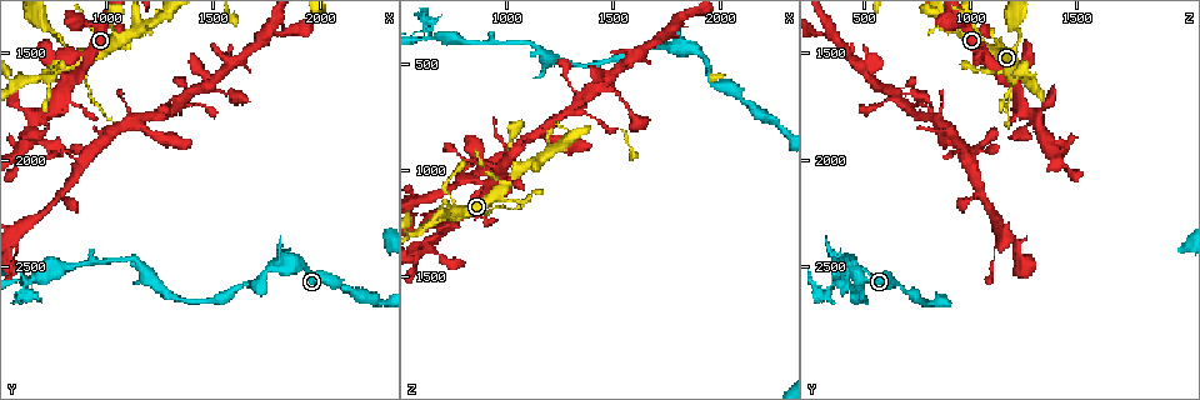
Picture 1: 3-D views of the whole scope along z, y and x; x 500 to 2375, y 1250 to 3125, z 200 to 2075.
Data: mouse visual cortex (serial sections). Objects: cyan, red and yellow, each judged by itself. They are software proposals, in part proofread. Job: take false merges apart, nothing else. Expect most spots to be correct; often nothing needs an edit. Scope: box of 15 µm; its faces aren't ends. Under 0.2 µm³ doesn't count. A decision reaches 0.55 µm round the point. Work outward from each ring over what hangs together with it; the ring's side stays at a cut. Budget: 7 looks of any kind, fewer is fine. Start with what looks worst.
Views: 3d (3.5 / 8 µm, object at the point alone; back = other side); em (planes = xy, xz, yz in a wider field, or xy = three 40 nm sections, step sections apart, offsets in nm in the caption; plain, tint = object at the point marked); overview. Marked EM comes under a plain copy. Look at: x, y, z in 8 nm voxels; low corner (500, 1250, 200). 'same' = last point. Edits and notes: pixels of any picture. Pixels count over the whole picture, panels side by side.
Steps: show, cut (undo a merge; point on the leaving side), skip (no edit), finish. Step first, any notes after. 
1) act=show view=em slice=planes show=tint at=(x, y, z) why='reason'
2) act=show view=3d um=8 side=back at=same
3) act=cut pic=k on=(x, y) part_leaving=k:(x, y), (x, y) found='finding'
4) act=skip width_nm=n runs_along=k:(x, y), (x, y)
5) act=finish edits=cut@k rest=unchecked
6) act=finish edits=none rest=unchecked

act=show view=3d um=3.5 at=(1640, 2600, 440) why='a narrow waist'

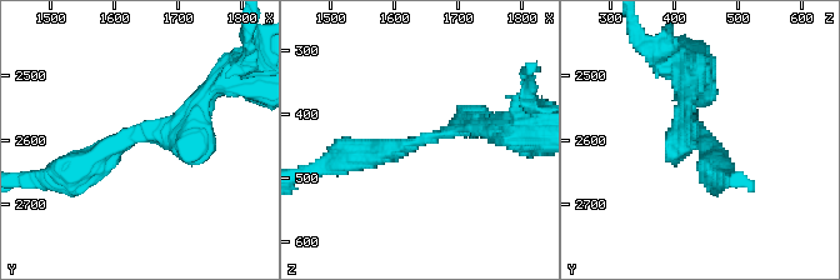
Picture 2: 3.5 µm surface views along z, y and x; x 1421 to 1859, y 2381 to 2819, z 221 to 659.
act=show view=em slice=xy step=2 show=tint at=(1660, 2585, 435) arm_widths_nm=250,300

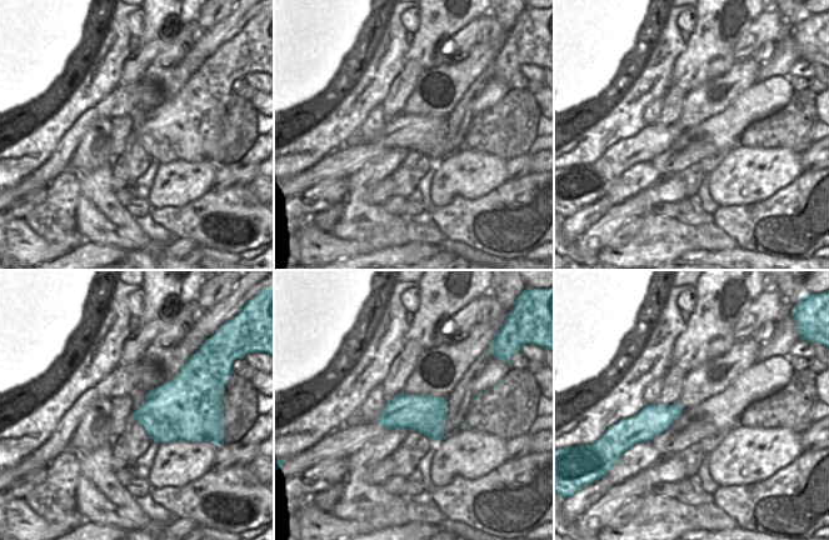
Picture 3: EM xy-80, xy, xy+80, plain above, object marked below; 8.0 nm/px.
act=skip width_nm=300 runs_along=2:(206, 95), (80, 164) found='continuous, no second cell'

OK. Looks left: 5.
act=show view=3d um=3.5 at=(840, 1620, 1180) why='two arms in line, one across'

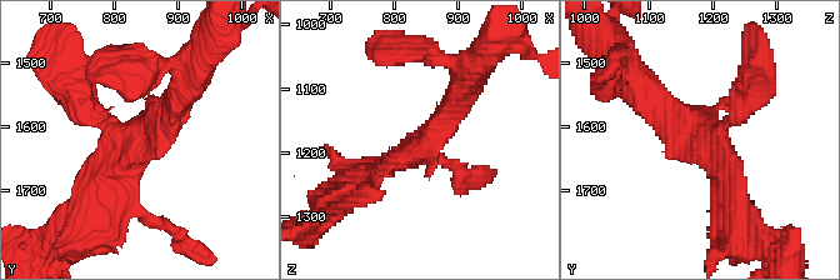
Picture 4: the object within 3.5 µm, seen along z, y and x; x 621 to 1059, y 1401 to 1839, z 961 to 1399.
act=show view=em slice=planes show=tint at=(855, 1625, 1185)

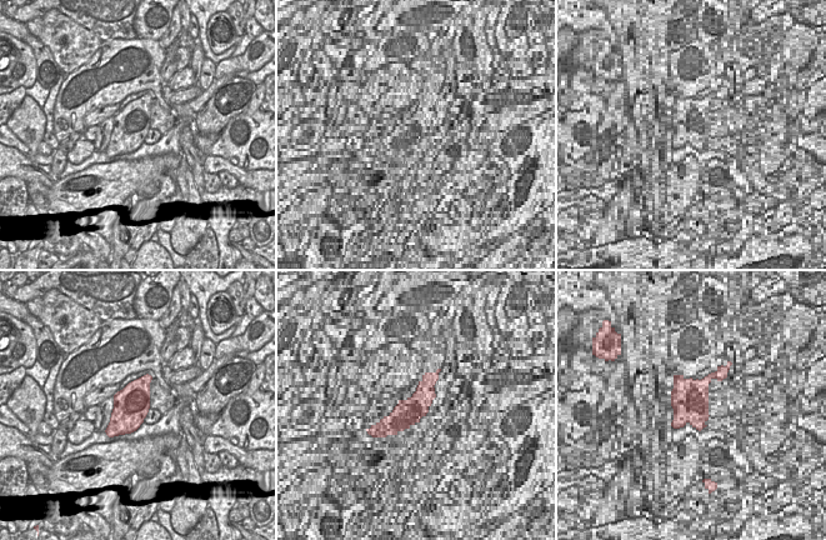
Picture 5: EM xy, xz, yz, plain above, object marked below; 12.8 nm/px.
act=show view=em slice=xy step=3 show=tint at=same

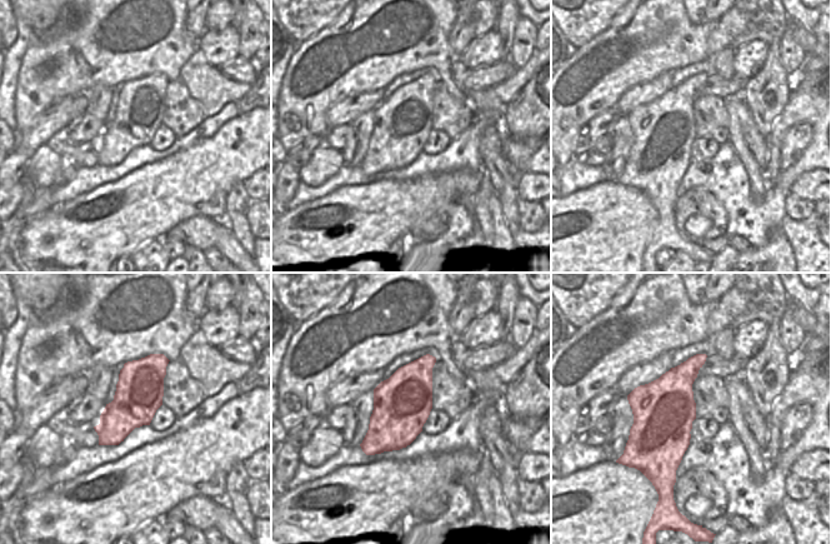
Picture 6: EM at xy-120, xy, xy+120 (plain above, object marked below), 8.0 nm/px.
act=skip runs_along=4:(181, 93), (161, 128), (89, 200) found='all the same cell'

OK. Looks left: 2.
act=show view=3d um=8 at=(2280, 2670, 790)

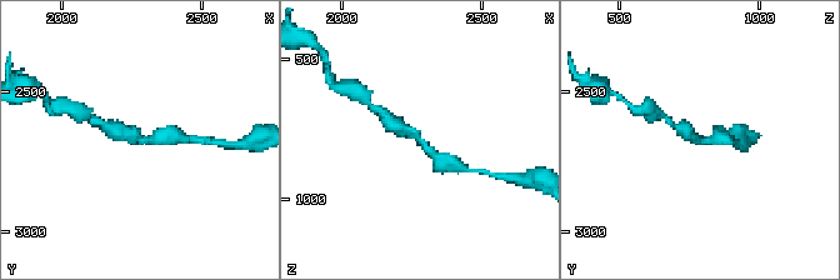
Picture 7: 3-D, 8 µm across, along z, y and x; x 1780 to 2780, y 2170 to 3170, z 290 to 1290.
act=show view=em slice=xy step=1 show=tint at=(2280, 2670, 800) arm_widths_nm=400,400 why='need the tissue'

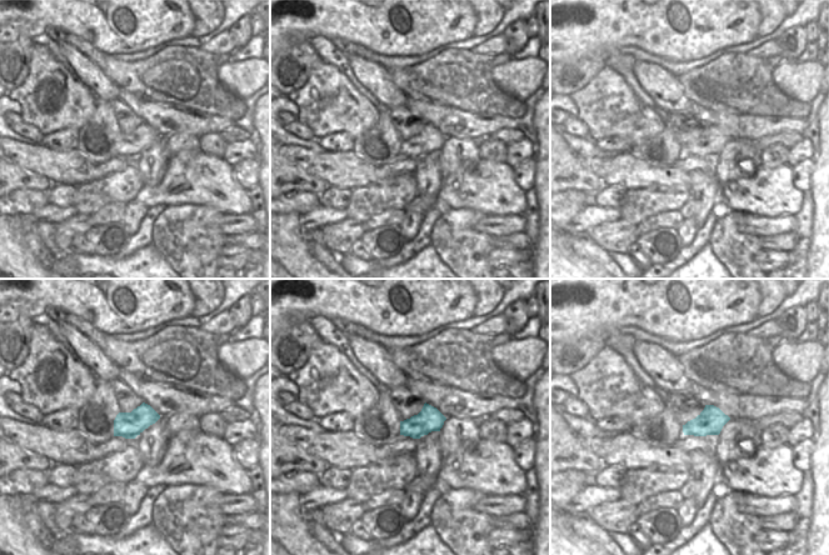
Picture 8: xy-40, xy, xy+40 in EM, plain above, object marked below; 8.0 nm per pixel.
act=skip runs_along=7:(390, 124), (406, 130), (444, 166) found='continuous, no second cell'

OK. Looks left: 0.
act=finish edits=none rest=unchecked

